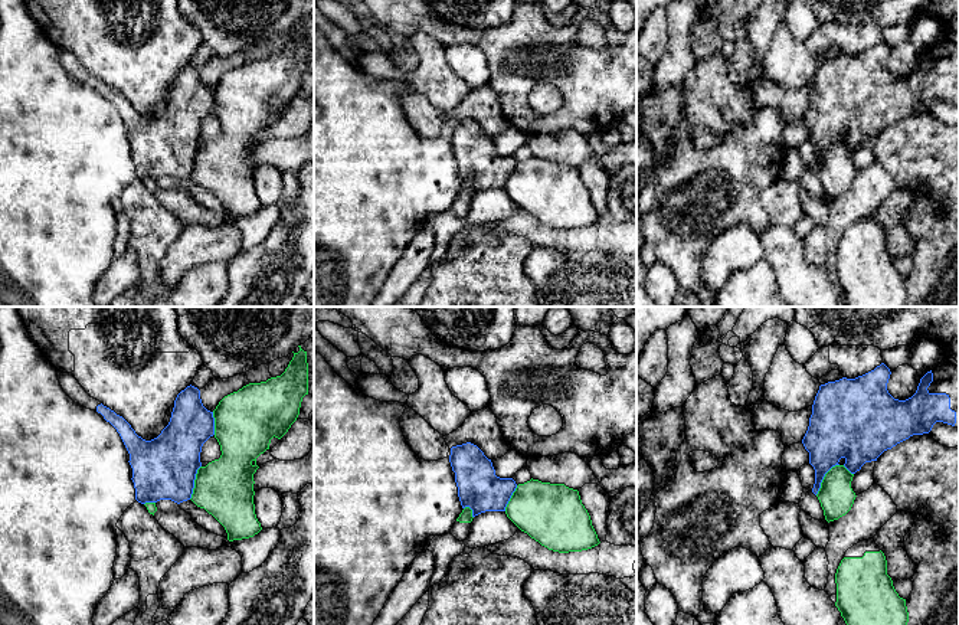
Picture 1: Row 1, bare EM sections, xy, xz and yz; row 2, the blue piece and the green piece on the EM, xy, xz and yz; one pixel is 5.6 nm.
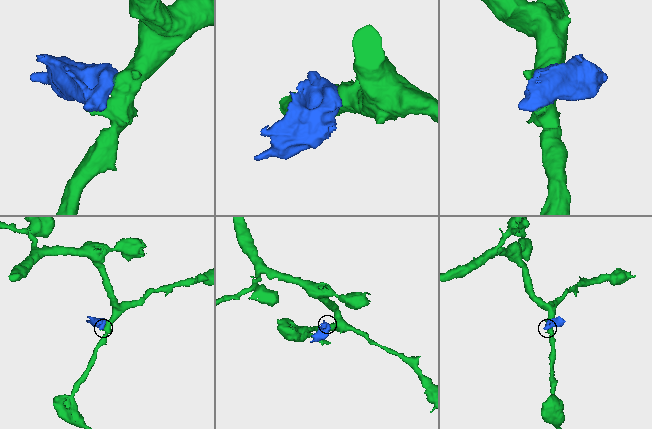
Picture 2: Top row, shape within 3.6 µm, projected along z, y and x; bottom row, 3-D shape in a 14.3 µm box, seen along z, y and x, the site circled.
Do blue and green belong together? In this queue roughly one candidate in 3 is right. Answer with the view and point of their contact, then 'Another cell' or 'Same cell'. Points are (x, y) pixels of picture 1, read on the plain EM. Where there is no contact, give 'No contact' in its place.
Touches blue at yz (822, 156). Another cell

